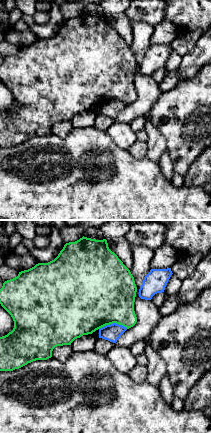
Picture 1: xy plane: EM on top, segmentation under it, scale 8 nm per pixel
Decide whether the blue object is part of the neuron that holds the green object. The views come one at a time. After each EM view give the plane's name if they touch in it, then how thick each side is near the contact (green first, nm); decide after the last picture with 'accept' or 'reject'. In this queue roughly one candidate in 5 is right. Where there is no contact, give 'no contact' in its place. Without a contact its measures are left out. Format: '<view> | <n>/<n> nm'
xy | 500/140 nm

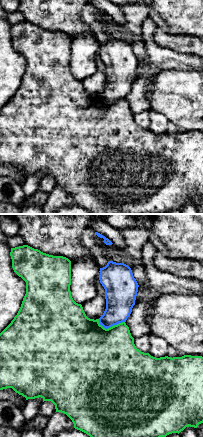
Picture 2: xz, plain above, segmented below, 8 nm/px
xz | 480/240 nm

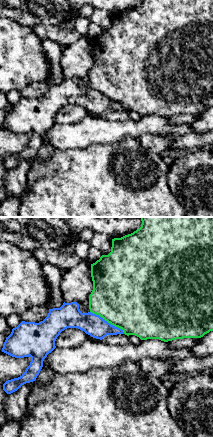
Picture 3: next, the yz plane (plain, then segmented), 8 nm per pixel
yz | 500/170 nm

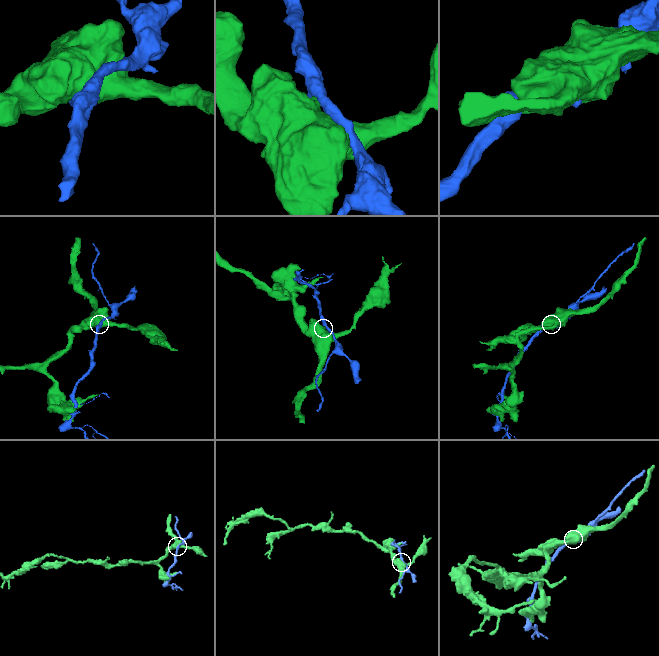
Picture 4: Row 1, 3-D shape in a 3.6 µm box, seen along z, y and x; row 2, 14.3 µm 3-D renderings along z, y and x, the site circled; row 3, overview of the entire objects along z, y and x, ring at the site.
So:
reject

